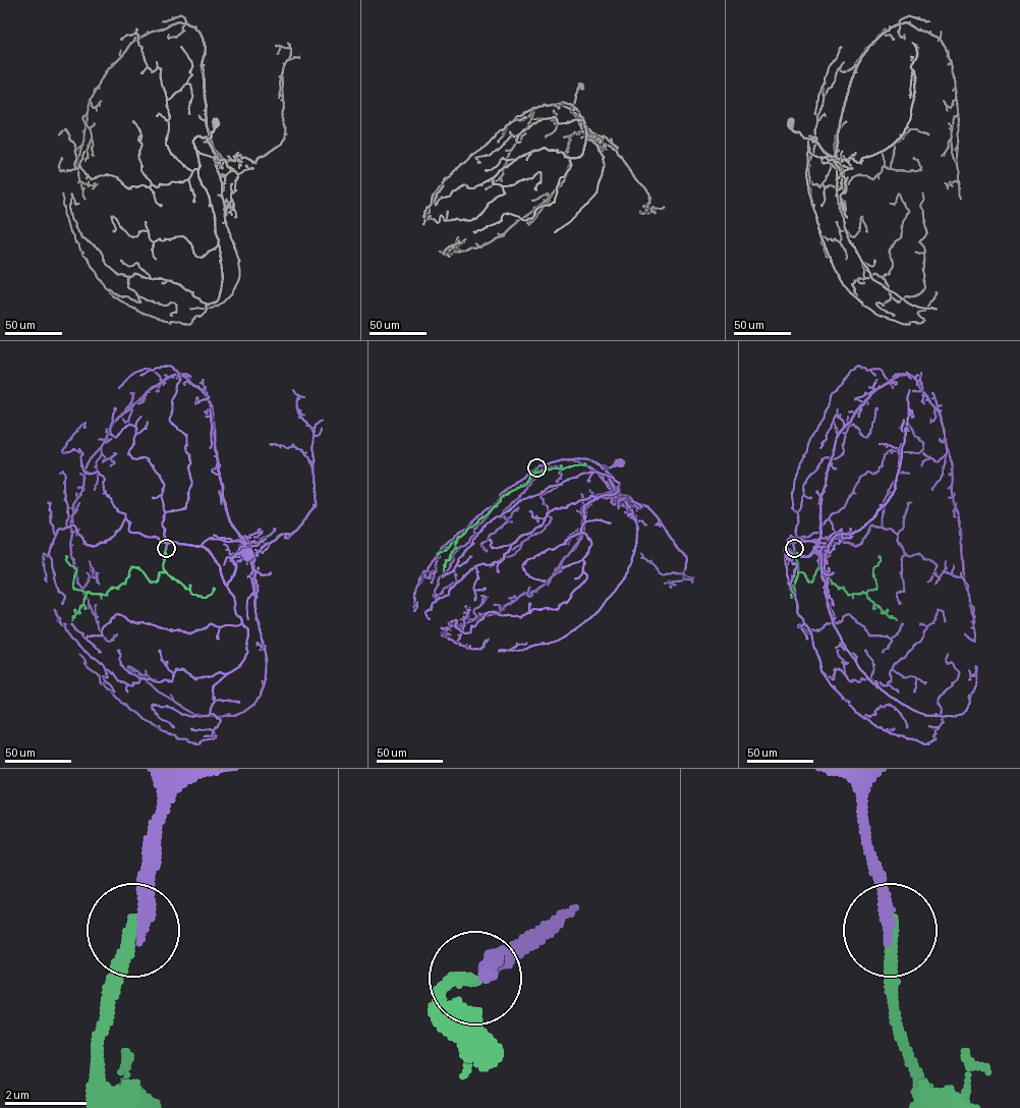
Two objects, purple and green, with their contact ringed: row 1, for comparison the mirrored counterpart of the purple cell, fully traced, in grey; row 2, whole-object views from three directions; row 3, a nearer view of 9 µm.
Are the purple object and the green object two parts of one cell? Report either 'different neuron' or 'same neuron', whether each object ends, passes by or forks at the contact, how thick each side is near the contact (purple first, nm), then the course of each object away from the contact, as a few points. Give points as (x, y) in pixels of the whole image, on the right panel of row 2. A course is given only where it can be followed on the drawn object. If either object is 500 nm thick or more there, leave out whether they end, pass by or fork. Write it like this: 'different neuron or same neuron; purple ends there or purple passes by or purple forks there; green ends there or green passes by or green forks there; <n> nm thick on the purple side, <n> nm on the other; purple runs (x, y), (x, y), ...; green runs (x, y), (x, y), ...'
same neuron; purple ends there; green ends there; 280 nm thick on the purple side, 320 nm on the other; purple runs (794, 548), (791, 542), (785, 547), (790, 585), (796, 564), (791, 559), (793, 553), (789, 556); green runs (794, 548), (798, 572), (809, 582), (822, 567), (832, 583), (849, 595), (876, 588), (873, 568), (879, 555)

